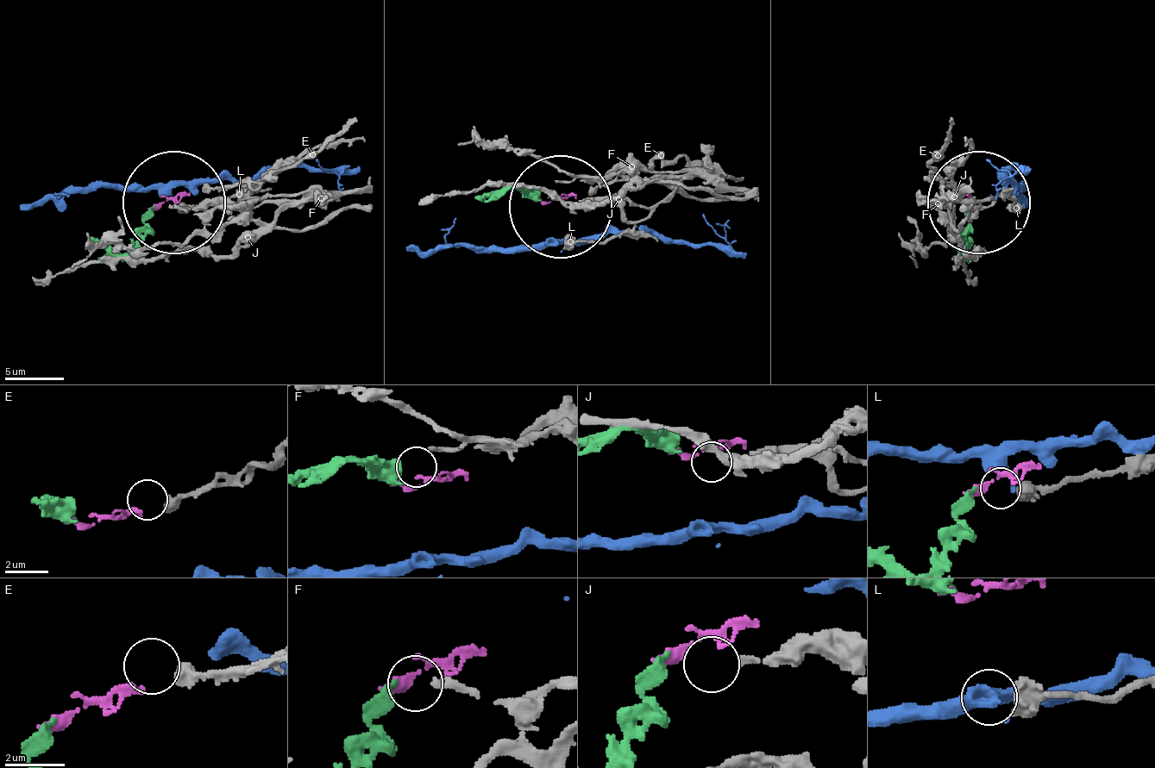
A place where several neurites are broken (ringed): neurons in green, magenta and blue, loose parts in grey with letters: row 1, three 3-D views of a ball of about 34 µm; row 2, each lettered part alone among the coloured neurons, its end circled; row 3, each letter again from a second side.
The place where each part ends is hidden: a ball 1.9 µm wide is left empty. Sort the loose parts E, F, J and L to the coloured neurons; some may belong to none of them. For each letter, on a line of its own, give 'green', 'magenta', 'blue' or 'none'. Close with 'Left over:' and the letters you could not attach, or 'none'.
E: magenta
F: green
J: none
L: none
Left over: J, L

